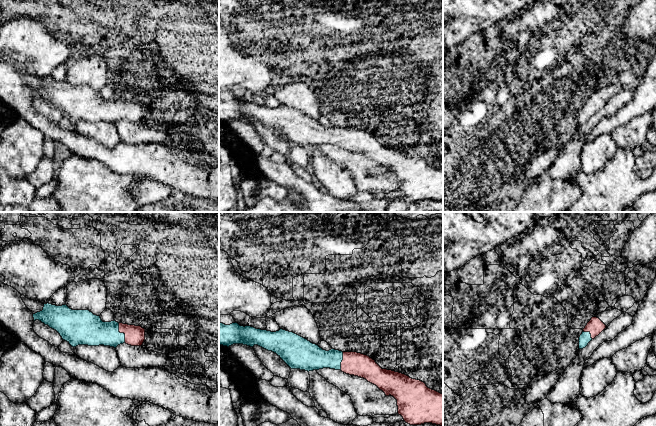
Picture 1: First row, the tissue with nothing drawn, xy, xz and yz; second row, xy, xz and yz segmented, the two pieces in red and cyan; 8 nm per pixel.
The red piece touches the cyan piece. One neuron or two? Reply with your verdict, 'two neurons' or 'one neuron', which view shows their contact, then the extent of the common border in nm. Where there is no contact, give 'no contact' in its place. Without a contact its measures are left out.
one neuron; contact in xy; length 170 nm

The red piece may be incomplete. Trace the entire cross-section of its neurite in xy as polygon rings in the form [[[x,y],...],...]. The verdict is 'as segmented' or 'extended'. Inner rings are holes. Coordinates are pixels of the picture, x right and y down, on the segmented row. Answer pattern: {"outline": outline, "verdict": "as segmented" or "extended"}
{"outline": [[[44,304],[43,310],[33,314],[33,318],[56,330],[72,347],[104,345],[116,348],[123,343],[141,346],[145,340],[145,329],[141,326],[115,320],[103,322],[89,310],[72,310],[66,304]]], "verdict": "extended"}

